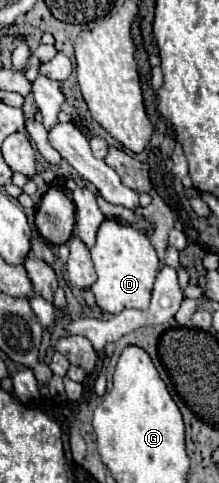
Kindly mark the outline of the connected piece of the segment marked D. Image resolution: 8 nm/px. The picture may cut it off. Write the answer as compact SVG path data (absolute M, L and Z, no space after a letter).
M105 220L97 230L97 242L91 248L97 280L91 284L97 306L107 314L119 314L125 308L145 310L151 300L151 288L159 272L159 258L149 238L117 220Z

